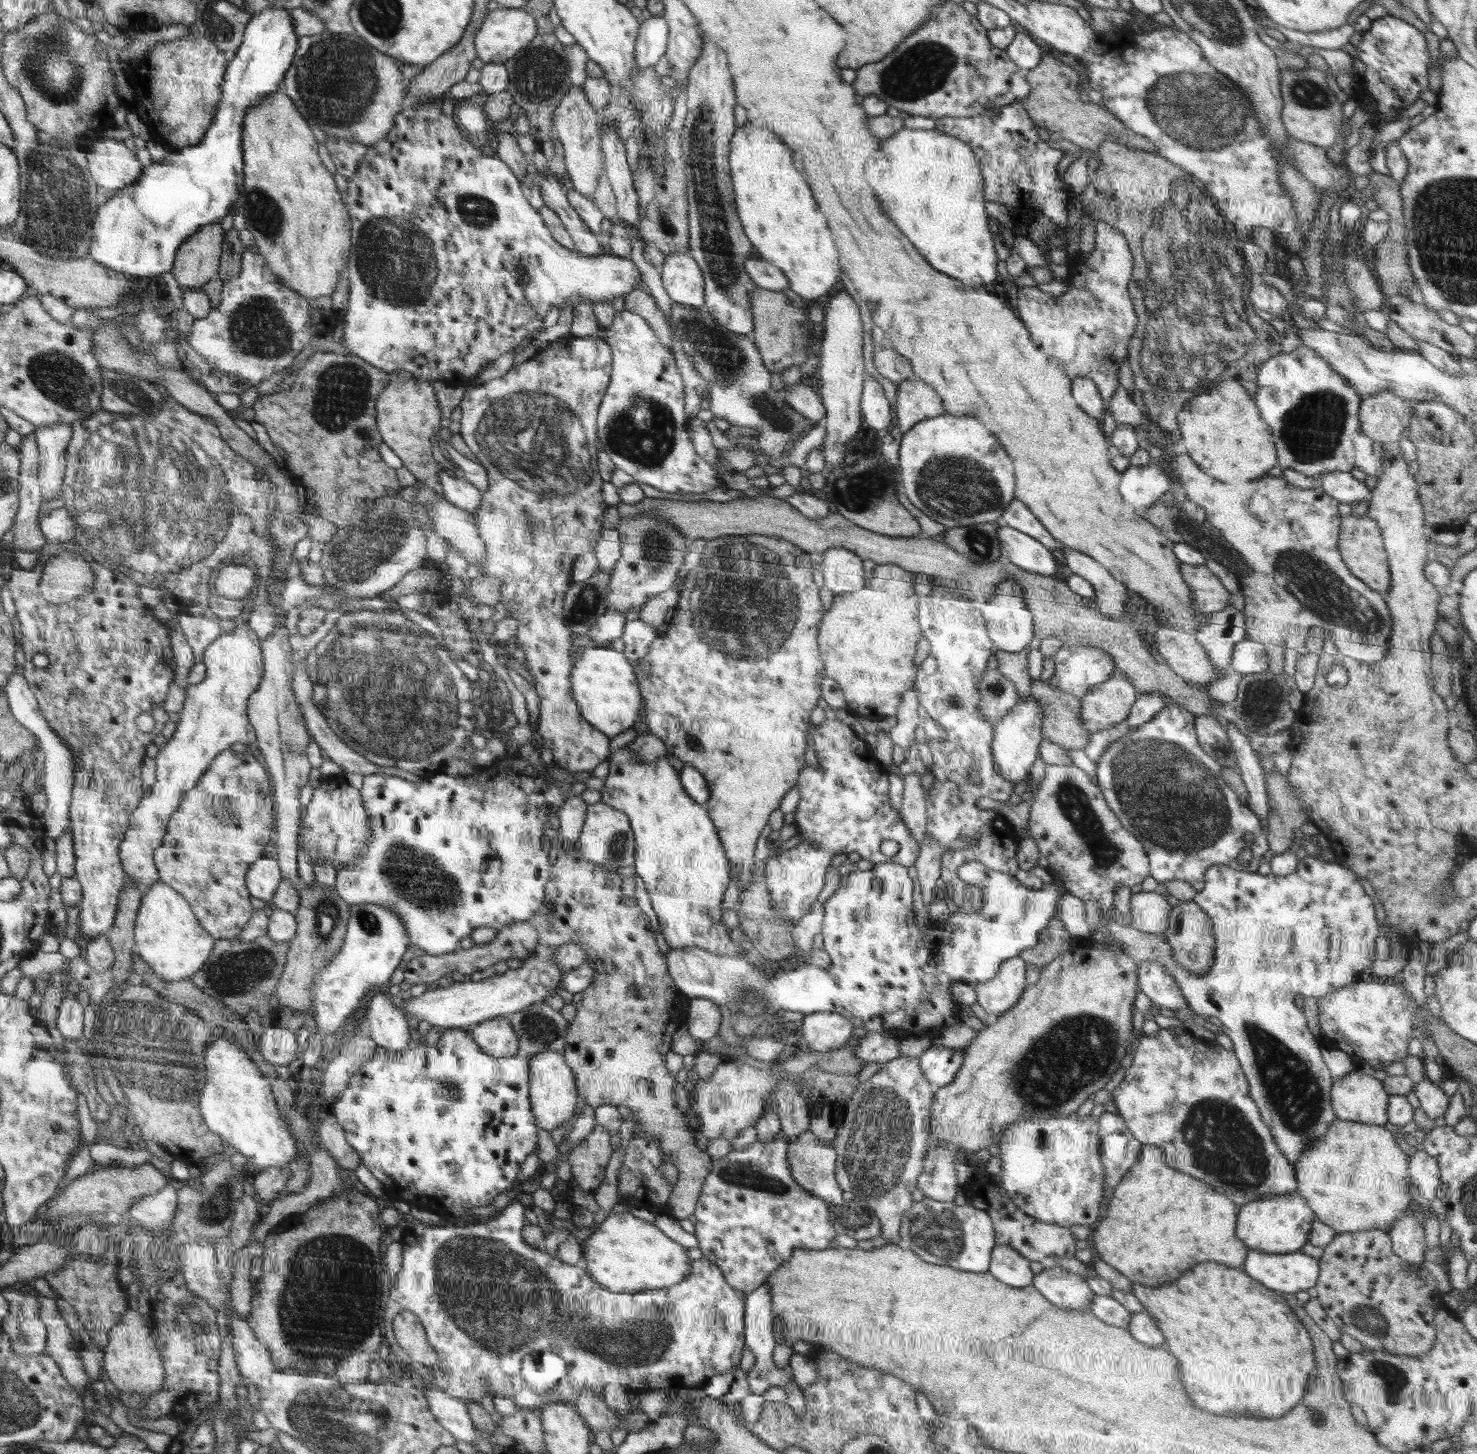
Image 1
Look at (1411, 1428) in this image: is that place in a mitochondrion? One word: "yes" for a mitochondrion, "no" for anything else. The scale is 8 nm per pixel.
no

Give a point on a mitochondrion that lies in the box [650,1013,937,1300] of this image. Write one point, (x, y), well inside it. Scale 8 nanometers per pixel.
(879, 1136)

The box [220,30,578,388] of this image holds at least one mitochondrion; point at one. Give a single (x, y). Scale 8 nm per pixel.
(336, 80)

